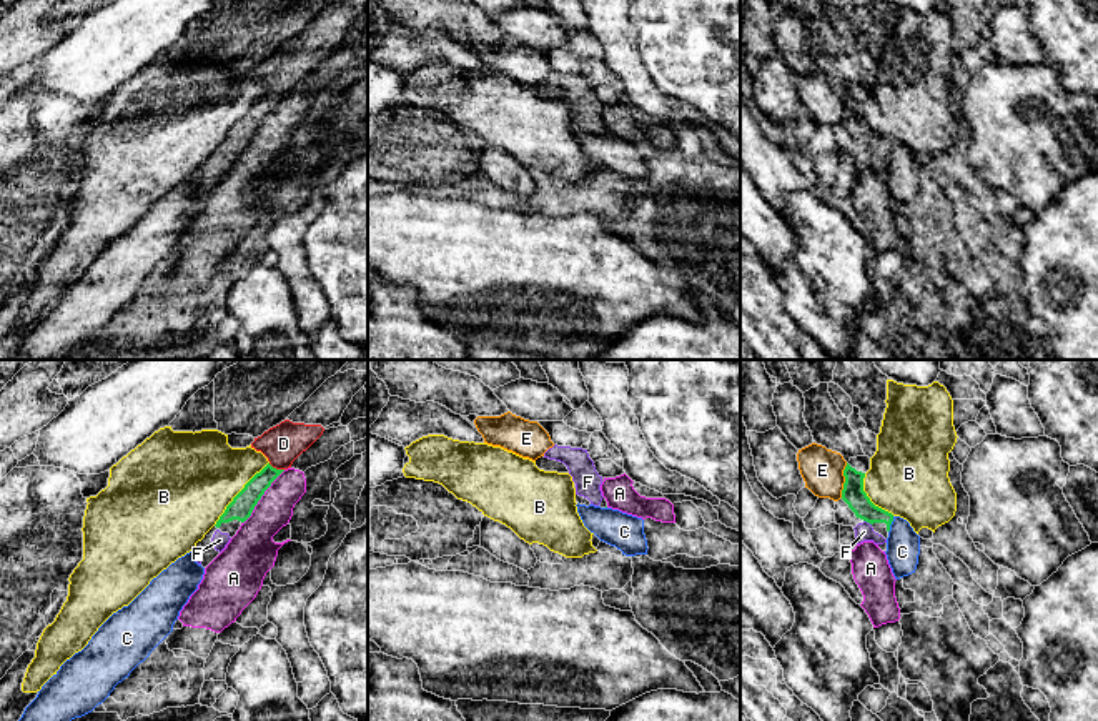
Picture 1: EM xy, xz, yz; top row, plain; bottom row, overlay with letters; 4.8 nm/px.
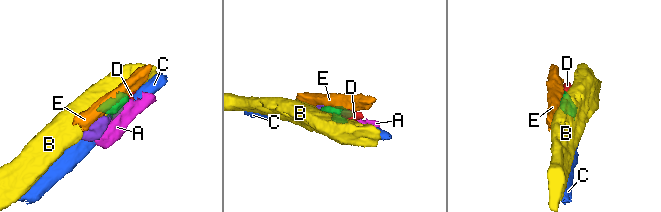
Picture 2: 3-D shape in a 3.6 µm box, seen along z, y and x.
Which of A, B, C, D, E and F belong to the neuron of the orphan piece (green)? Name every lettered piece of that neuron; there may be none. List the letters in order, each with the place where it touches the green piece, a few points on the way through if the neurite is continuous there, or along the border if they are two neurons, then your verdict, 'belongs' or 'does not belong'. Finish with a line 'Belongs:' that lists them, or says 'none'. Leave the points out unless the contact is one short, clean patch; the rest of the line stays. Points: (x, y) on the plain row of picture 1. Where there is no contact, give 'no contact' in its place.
A: meets green in xy at (262, 122); border along xy (285, 97), (242, 150); does not belong
B: meets green in xy at (238, 120); does not belong
C: meets green in yz at (890, 150); border along yz (894, 144), (889, 159); does not belong
D: meets green in xy at (275, 95); runs through xy (242, 134), (275, 95), (283, 70); belongs
E: meets green in yz at (845, 107); does not belong
F: meets green in yz at (867, 149); runs through yz (852, 120), (867, 139), (867, 149), (864, 159); belongs
Belongs: D, F

